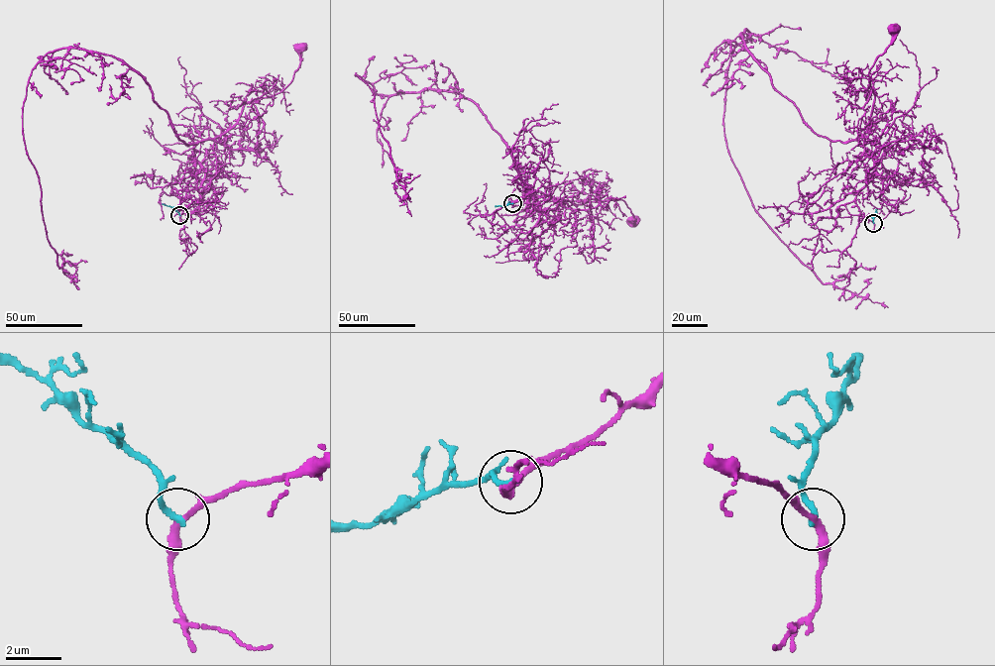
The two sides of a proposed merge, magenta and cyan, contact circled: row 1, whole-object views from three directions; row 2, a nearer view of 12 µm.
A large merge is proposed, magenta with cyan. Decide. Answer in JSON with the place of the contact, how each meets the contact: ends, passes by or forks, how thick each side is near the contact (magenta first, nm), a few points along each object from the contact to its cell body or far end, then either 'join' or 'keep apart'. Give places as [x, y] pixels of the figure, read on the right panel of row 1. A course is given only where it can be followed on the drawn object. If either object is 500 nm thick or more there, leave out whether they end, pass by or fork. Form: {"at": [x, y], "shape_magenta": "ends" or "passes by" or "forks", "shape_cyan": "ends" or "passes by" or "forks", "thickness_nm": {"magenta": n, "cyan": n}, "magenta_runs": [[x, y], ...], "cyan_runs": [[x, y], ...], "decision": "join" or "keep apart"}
{"at": [873, 223], "shape_magenta": "passes by", "shape_cyan": "ends", "thickness_nm": {"magenta": 240, "cyan": 240}, "magenta_runs": [[873, 223], [855, 202], [874, 173], [874, 160], [857, 138], [867, 129], [874, 101], [868, 71], [892, 30]], "cyan_runs": [[873, 223], [877, 209]], "decision": "keep apart"}

